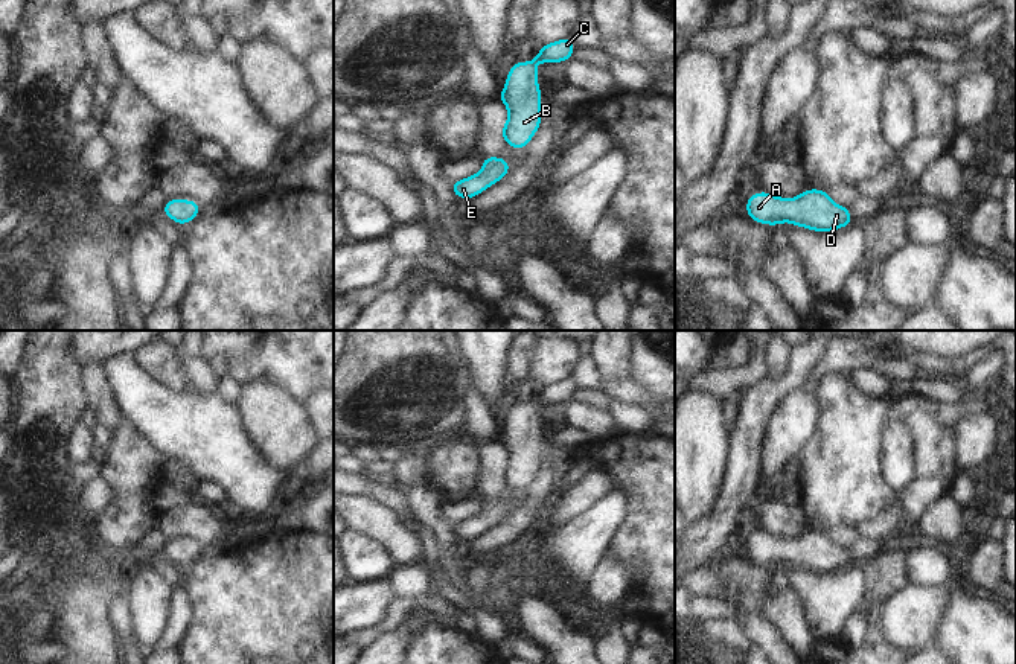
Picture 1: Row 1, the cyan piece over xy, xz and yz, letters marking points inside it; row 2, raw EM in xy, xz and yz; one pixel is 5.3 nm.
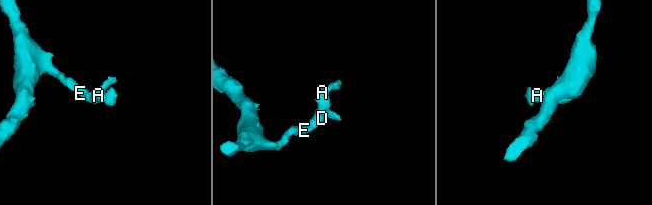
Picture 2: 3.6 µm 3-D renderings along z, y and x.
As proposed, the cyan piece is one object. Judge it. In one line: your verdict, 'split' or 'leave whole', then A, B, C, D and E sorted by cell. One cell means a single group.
leave whole | A B C D E

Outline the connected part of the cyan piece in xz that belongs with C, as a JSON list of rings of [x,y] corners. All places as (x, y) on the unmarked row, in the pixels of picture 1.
[[[571,378],[544,385],[538,396],[529,404],[515,402],[506,417],[506,426],[498,440],[509,449],[507,463],[501,469],[501,480],[513,490],[524,490],[535,478],[542,463],[542,434],[538,426],[536,404],[571,402],[571,394],[577,387]]]

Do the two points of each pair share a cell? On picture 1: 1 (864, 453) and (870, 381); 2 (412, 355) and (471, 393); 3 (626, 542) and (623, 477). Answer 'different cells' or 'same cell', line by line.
1: different cells
2: different cells
3: same cell

